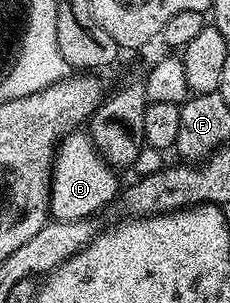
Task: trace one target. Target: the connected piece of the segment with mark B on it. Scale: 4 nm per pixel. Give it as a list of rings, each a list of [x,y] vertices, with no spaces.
[[[75,130],[62,137],[50,173],[50,216],[56,220],[97,217],[101,208],[115,203],[120,192],[119,173],[98,152],[89,131]]]

